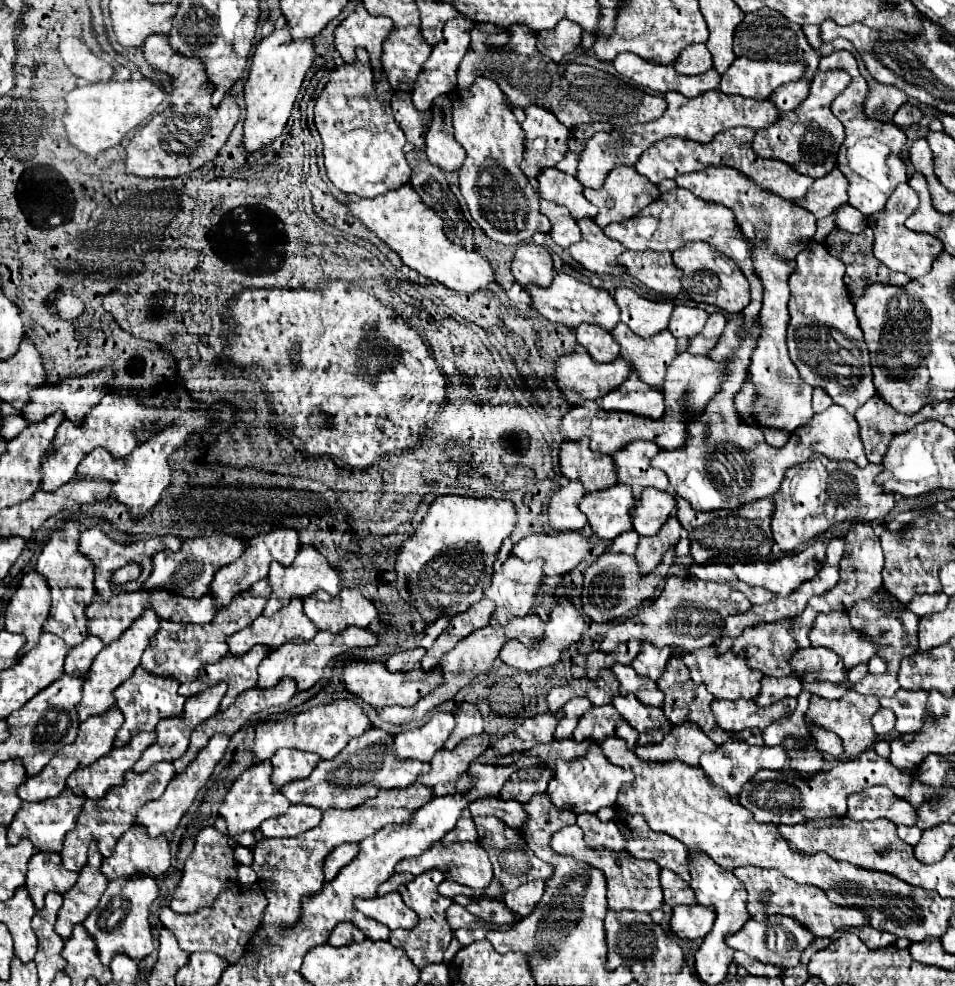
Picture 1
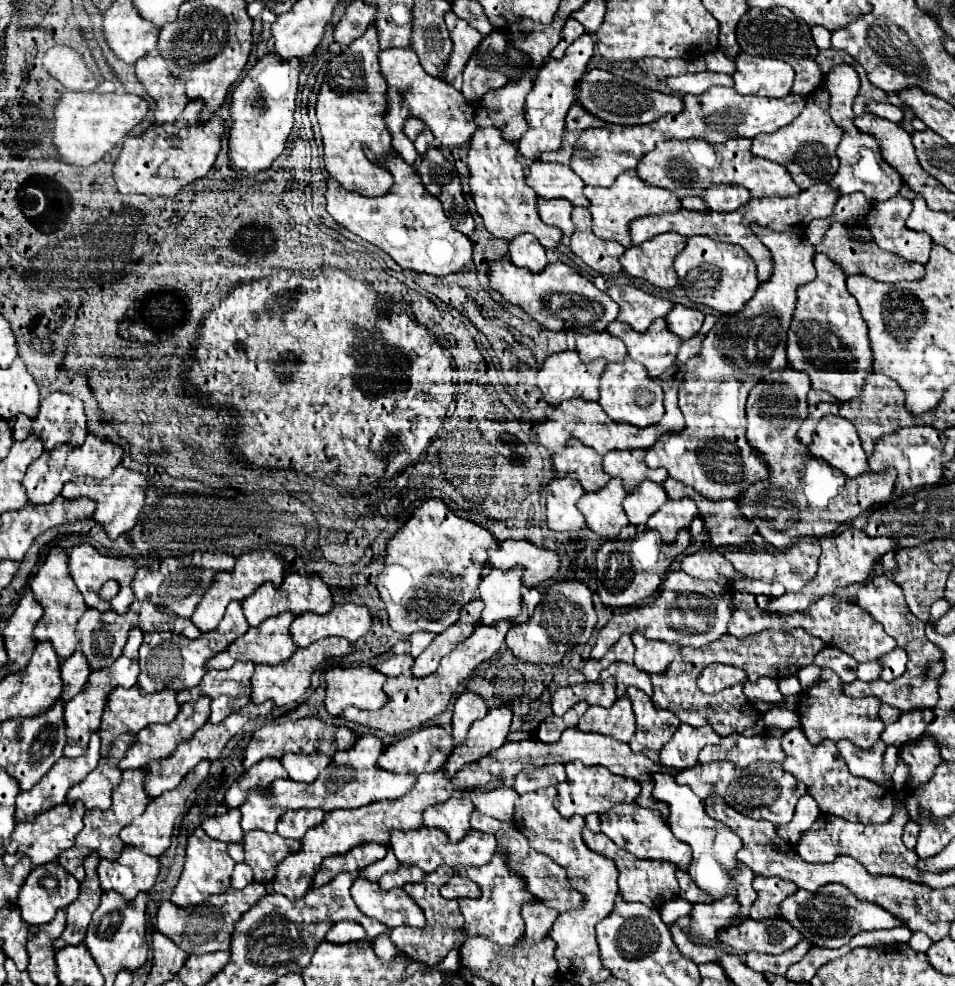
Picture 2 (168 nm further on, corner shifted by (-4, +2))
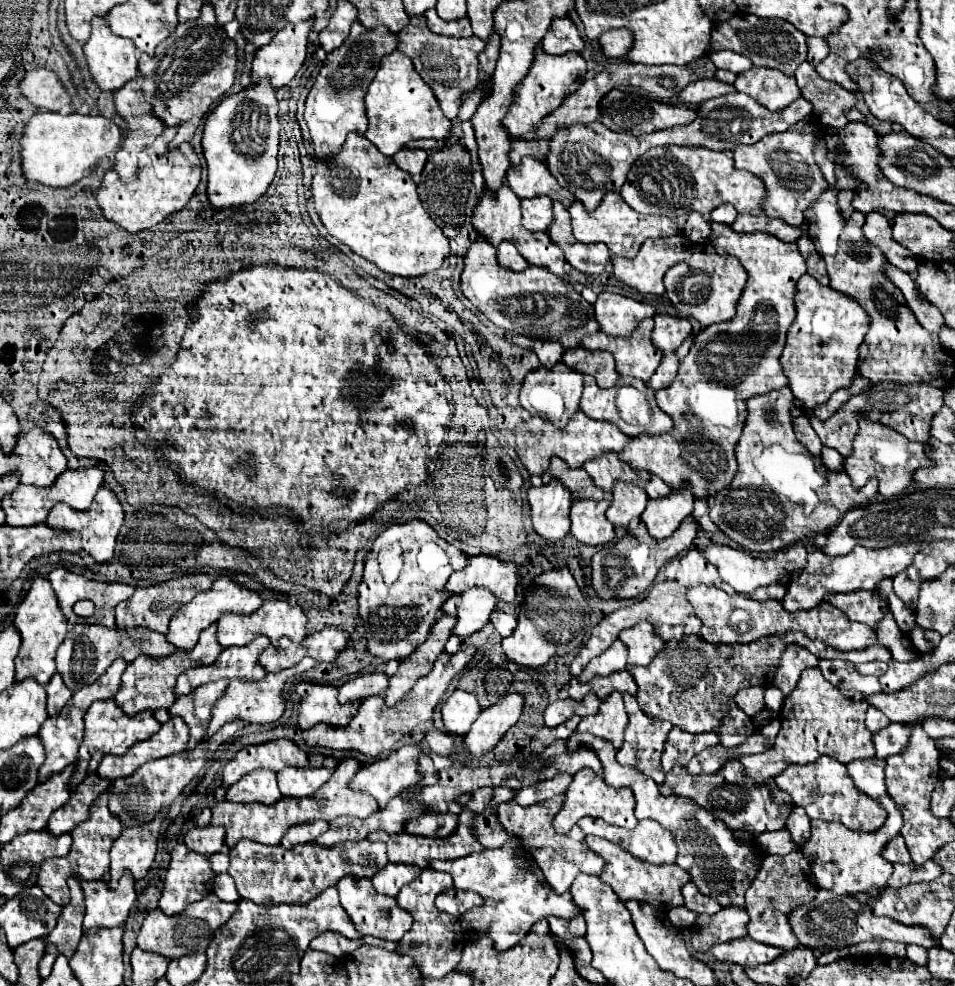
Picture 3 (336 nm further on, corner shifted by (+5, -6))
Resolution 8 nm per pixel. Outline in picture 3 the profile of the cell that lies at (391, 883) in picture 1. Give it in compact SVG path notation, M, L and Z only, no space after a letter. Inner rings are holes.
M388 864L384 870L380 870L374 878L372 884L378 894L386 896L396 896L400 886L405 886L420 876L421 869L409 864Z

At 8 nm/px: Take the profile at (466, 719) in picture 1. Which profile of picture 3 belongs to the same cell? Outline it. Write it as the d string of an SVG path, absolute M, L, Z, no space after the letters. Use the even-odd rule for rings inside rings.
M454 690L442 706L442 720L444 720L446 732L452 736L468 734L472 722L480 714L480 710L482 708L474 694L464 692L464 690Z

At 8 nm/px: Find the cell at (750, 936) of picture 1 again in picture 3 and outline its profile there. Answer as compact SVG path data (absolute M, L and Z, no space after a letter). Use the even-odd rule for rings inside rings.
M738 938L736 942L726 942L726 944L716 944L710 950L718 960L724 962L732 962L732 964L740 964L742 968L754 968L758 964L768 964L774 958L778 958L782 954L780 948L774 946L764 946L758 944L752 938Z

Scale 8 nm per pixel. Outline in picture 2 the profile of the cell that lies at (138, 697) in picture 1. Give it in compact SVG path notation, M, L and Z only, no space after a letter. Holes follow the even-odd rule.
M137 686L133 688L117 688L109 694L109 702L105 706L103 718L101 718L101 754L109 754L113 742L117 740L117 736L121 736L123 732L133 732L137 734L139 730L143 730L145 726L153 724L153 722L171 722L177 714L179 714L179 702L175 698L175 690L159 690L157 694L141 694L141 690L137 690Z

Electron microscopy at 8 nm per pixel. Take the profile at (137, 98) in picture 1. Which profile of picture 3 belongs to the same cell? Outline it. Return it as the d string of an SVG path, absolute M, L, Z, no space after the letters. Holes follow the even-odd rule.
M38 112L24 128L20 140L22 174L28 182L50 188L68 188L88 176L106 154L118 148L120 140L120 128L114 120L106 120L104 116L84 116L76 112L62 116L58 112Z

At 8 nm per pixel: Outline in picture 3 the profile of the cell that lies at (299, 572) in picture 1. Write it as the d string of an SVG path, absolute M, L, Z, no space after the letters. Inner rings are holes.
M266 600L260 610L256 610L250 616L240 616L240 614L224 614L216 622L216 640L220 642L222 648L230 646L244 646L252 642L256 636L268 636L270 640L278 640L282 636L288 636L292 642L300 644L306 638L306 616L298 604L290 604L288 600Z

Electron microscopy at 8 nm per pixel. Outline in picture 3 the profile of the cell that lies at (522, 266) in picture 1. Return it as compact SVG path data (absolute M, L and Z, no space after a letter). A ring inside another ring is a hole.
M502 242L502 244L498 246L496 258L498 258L498 264L500 264L500 266L506 266L506 268L516 270L516 272L522 272L522 270L526 270L526 268L530 266L530 264L522 258L522 254L516 250L516 246L512 246L512 242Z

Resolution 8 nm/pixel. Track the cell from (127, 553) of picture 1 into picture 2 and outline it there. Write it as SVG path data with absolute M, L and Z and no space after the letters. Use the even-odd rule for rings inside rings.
M79 544L75 548L71 548L69 552L69 570L71 570L71 576L77 584L77 588L81 590L81 594L85 596L85 604L89 608L97 608L99 612L105 612L105 610L117 610L117 612L125 612L129 608L129 604L135 600L133 598L133 590L131 590L131 580L135 576L135 572L145 564L145 560L141 558L115 558L115 556L105 556L101 550L97 550L95 546L91 544ZM107 580L117 580L121 584L121 590L119 594L111 600L111 602L105 602L101 596L99 596L99 590L101 586L107 582Z

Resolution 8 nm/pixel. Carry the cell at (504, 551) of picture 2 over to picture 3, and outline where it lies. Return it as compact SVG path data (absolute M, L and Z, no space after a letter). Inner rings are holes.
M474 556L468 558L466 566L454 572L446 584L450 594L460 594L466 588L480 586L490 590L496 600L512 602L514 590L520 582L518 566L514 562L500 562L492 556Z

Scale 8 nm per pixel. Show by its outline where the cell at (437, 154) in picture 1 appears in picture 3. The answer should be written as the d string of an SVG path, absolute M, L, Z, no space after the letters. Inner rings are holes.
M394 50L382 58L380 70L376 72L376 78L366 94L366 116L368 130L364 136L386 156L394 156L410 140L448 140L452 130L452 122L442 114L432 88L428 88L428 84L416 74L412 60L400 50Z

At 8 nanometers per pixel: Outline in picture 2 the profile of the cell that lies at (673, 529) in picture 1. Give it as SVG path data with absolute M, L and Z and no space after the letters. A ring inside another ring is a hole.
M689 498L679 502L669 500L665 506L661 506L661 510L657 510L647 520L647 530L657 530L661 534L661 540L669 544L675 540L681 528L687 528L693 522L695 516L697 516L697 506L693 500Z

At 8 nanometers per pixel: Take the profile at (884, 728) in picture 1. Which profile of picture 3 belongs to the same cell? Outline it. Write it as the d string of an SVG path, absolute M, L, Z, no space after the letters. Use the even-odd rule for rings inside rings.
M874 706L868 708L868 712L866 712L866 728L868 728L870 732L876 732L876 730L880 730L880 728L886 728L888 724L890 724L890 720L886 718L884 712L880 712L880 710L874 708Z

